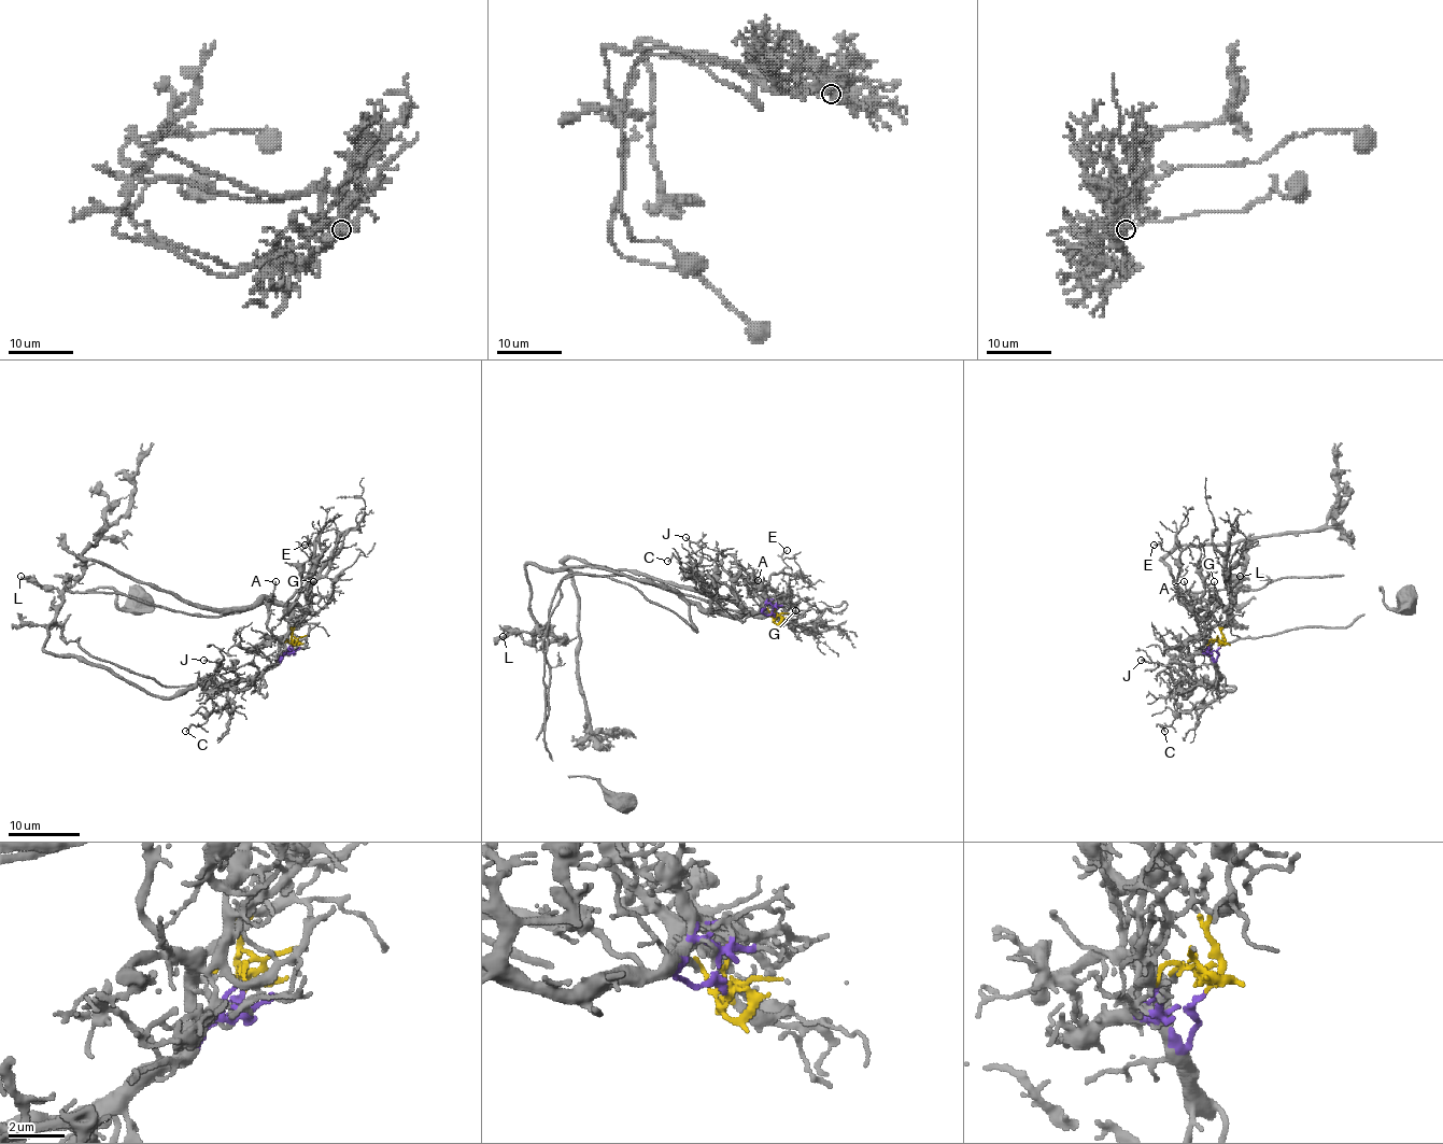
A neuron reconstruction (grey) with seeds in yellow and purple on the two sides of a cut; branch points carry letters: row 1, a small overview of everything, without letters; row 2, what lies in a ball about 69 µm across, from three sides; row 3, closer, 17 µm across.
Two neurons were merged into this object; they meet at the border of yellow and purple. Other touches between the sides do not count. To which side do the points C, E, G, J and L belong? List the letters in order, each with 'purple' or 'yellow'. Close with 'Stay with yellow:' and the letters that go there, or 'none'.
C: purple
E: yellow
G: yellow
J: purple
L: purple
Stay with yellow: E, G

